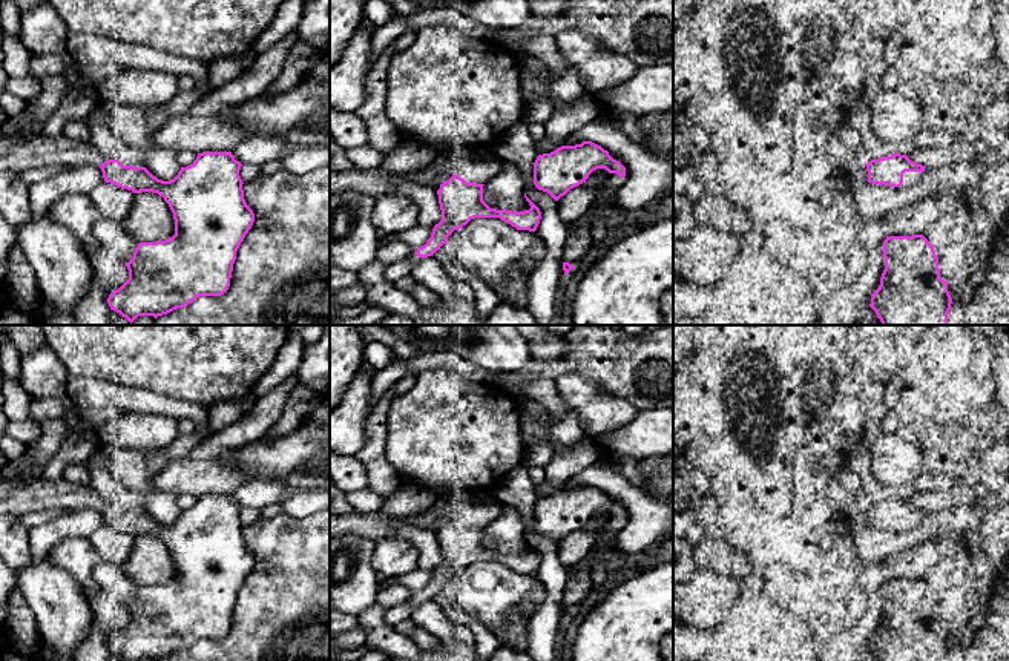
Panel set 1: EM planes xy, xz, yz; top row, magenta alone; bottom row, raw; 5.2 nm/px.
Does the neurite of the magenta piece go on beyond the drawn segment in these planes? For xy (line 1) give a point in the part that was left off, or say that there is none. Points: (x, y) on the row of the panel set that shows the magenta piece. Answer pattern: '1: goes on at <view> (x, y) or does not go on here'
1: does not go on here

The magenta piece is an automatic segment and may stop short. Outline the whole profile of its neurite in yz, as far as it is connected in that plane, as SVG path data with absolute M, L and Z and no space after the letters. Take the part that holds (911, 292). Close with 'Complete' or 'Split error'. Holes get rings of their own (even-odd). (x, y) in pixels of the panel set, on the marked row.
M923 235L886 236L885 270L869 307L882 325L948 325L951 294Z. Complete

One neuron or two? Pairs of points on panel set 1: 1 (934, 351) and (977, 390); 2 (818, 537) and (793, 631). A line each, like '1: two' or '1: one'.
1: one
2: one

